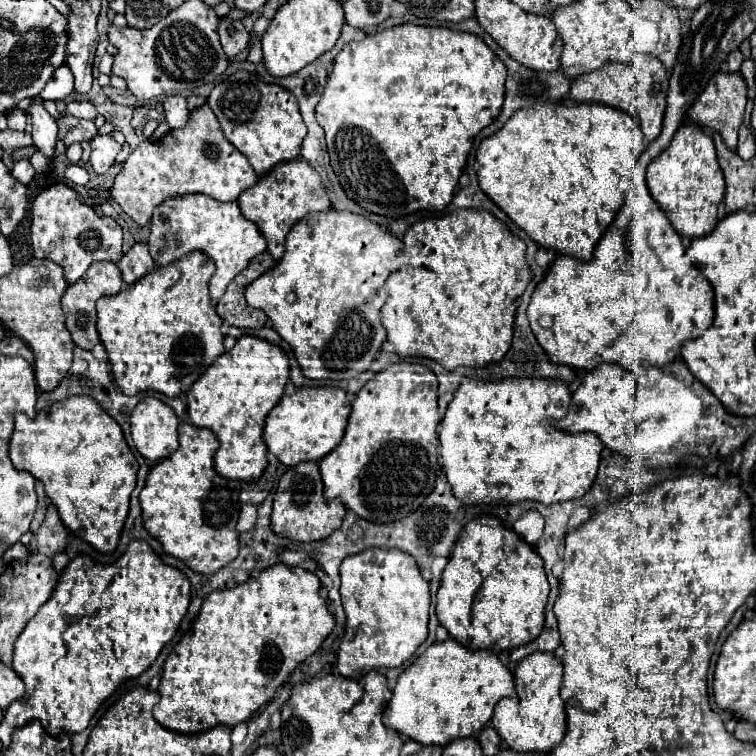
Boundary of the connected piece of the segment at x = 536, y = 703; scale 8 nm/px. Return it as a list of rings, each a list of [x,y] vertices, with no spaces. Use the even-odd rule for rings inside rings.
[[[535,651],[519,661],[515,669],[517,695],[511,701],[501,699],[493,713],[493,727],[513,751],[551,751],[559,745],[567,731],[567,711],[563,711],[563,699],[559,695],[563,677],[561,661],[547,651]]]

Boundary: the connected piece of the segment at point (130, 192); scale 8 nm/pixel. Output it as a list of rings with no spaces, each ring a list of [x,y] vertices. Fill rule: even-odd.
[[[205,103],[203,107],[189,113],[189,119],[183,127],[167,131],[167,135],[155,143],[139,143],[115,177],[111,193],[133,221],[147,225],[151,221],[153,209],[163,199],[173,195],[203,193],[217,201],[237,201],[237,197],[255,183],[257,175],[247,163],[247,157],[227,143],[215,113]]]

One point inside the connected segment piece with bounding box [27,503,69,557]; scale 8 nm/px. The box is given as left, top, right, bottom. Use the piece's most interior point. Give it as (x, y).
(51, 538)

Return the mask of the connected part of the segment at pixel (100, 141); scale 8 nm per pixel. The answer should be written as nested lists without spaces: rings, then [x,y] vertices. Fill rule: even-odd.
[[[97,135],[95,139],[91,139],[91,165],[95,173],[109,171],[119,151],[121,151],[121,145],[115,143],[109,135]]]

